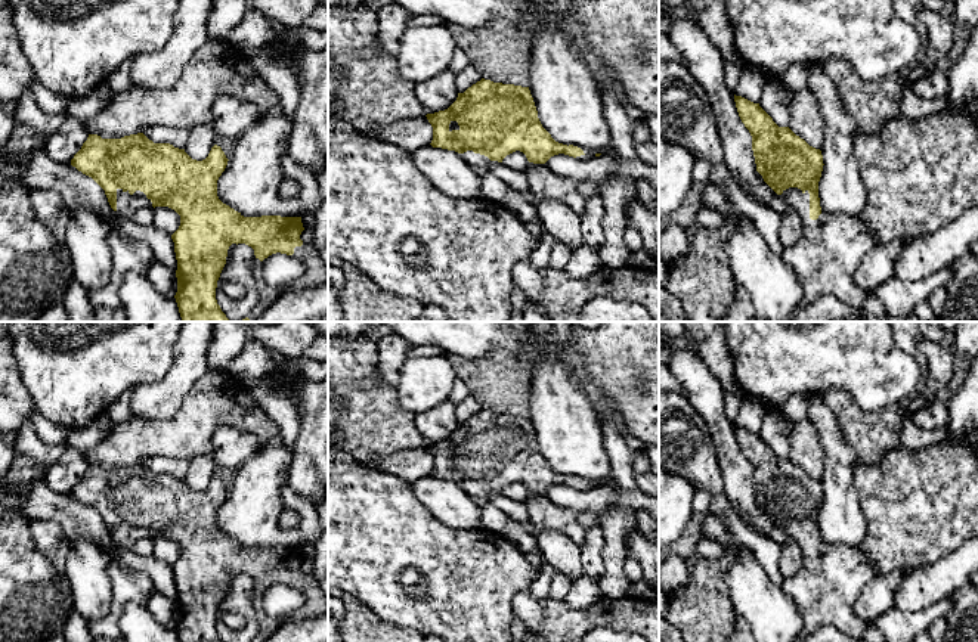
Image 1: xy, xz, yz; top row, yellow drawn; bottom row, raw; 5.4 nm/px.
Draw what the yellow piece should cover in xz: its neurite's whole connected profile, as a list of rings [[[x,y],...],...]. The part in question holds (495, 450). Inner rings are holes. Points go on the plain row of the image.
[[[482,409],[445,441],[425,446],[433,458],[433,478],[458,483],[470,499],[483,506],[490,491],[520,481],[529,493],[545,494],[551,487],[585,486],[573,475],[555,472],[542,458],[529,418]]]

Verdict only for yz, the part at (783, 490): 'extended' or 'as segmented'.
extended

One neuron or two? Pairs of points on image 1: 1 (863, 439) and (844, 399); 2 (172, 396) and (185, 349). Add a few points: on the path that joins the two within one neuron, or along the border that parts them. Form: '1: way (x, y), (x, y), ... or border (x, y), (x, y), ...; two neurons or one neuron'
1: way (862, 428), (847, 409); one neuron
2: way (176, 384), (185, 371), (185, 360); one neuron

